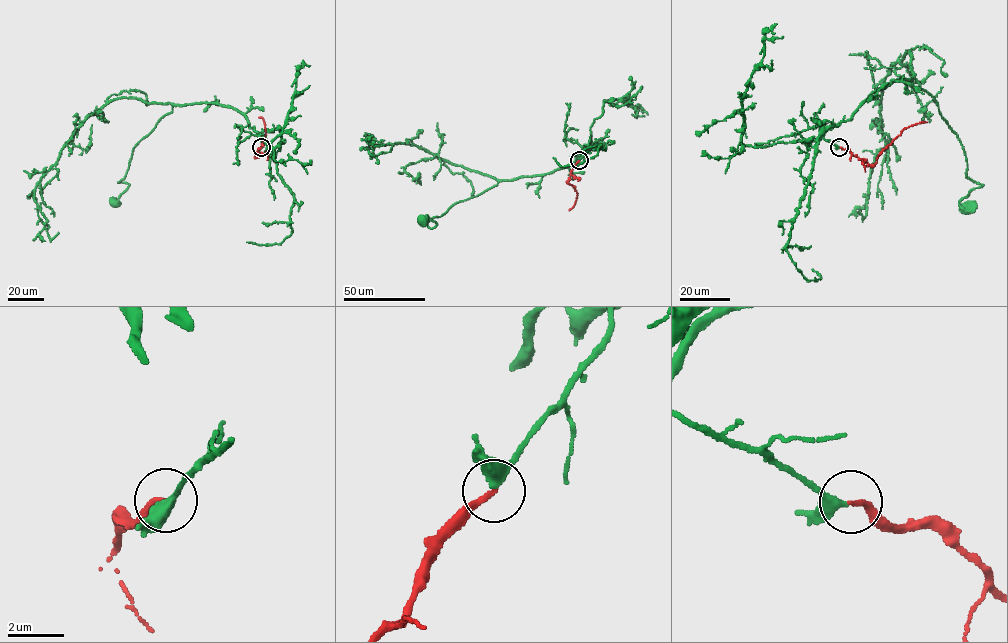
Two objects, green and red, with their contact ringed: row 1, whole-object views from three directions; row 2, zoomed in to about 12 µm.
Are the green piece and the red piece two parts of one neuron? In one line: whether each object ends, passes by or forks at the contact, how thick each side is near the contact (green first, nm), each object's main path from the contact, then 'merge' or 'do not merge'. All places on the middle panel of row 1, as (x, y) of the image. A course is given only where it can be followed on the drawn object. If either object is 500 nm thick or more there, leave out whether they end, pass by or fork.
green passes by | red ends | 340/190 nm | green via (579, 160), (586, 148), (567, 166), (500, 181), (457, 202), (427, 223), (433, 228), (421, 220) | red via (579, 160), (568, 181), (575, 186), (577, 195), (569, 210) | merge

